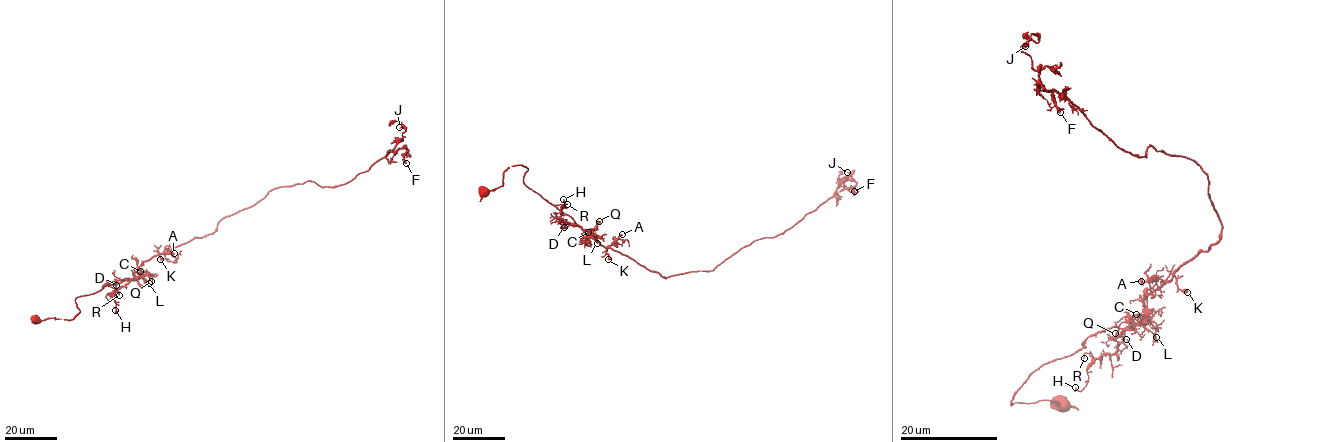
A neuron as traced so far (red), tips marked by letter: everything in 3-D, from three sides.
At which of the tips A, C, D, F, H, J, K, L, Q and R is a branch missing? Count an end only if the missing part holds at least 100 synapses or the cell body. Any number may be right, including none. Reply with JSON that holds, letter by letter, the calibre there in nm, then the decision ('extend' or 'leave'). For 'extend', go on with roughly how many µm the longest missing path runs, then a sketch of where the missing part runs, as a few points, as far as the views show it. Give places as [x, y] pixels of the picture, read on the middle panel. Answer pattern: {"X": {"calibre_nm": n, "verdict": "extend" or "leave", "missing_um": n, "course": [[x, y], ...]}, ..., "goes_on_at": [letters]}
{"A": {"calibre_nm": 480, "verdict": "leave"}, "C": {"calibre_nm": 190, "verdict": "leave"}, "D": {"calibre_nm": 160, "verdict": "leave"}, "F": {"calibre_nm": 340, "verdict": "leave"}, "H": {"calibre_nm": 140, "verdict": "leave"}, "J": {"calibre_nm": 150, "verdict": "leave"}, "K": {"calibre_nm": 550, "verdict": "leave"}, "L": {"calibre_nm": 100, "verdict": "leave"}, "Q": {"calibre_nm": 140, "verdict": "leave"}, "R": {"calibre_nm": 150, "verdict": "leave"}, "goes_on_at": []}

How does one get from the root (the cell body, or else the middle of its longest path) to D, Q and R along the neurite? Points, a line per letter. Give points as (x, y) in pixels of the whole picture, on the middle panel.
D: (483, 191), (500, 187), (509, 167), (524, 166), (524, 183), (577, 225), (565, 222), (564, 227)
Q: (483, 191), (500, 187), (504, 172), (522, 165), (527, 169), (524, 183), (584, 230), (589, 232), (599, 221)
R: (483, 191), (500, 187), (504, 172), (522, 165), (527, 169), (524, 183), (577, 225), (560, 219), (567, 204)

